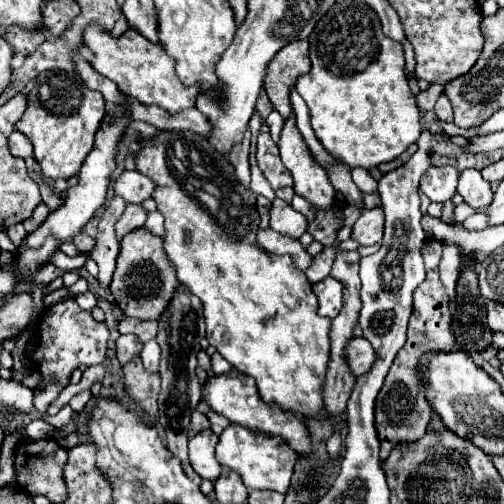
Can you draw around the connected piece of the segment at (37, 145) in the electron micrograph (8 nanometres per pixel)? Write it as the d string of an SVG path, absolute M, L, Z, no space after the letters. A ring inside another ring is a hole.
M44 71L28 87L26 99L26 111L16 121L16 129L32 141L36 161L46 177L70 179L92 151L94 135L106 115L102 93L86 89L74 71Z

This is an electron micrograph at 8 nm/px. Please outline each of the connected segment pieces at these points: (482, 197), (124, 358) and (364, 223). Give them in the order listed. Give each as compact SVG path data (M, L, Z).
M464 169L460 173L458 181L458 193L464 197L464 201L474 209L484 209L492 201L492 187L490 183L480 175L478 169Z
M120 335L116 339L116 359L120 365L126 365L134 355L138 355L142 349L142 343L136 339L136 335Z
M382 207L364 209L352 227L352 239L360 245L376 245L384 235L384 211Z

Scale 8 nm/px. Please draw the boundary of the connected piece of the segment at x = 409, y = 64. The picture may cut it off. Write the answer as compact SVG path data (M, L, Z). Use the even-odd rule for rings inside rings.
M405 39L403 42L403 48L404 48L405 60L406 60L406 65L405 65L406 73L412 74L414 73L416 66L414 47L408 41L408 39Z

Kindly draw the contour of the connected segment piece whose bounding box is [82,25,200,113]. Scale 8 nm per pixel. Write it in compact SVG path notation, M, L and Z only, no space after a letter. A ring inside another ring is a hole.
M86 25L82 33L84 45L94 53L90 59L90 65L94 71L100 75L112 79L122 93L130 93L130 97L142 101L144 105L160 105L170 113L194 107L194 99L200 93L198 85L196 87L184 87L182 81L174 73L174 59L164 51L162 45L154 45L146 41L138 31L128 29L120 37L112 37L112 33L96 27L96 25Z

